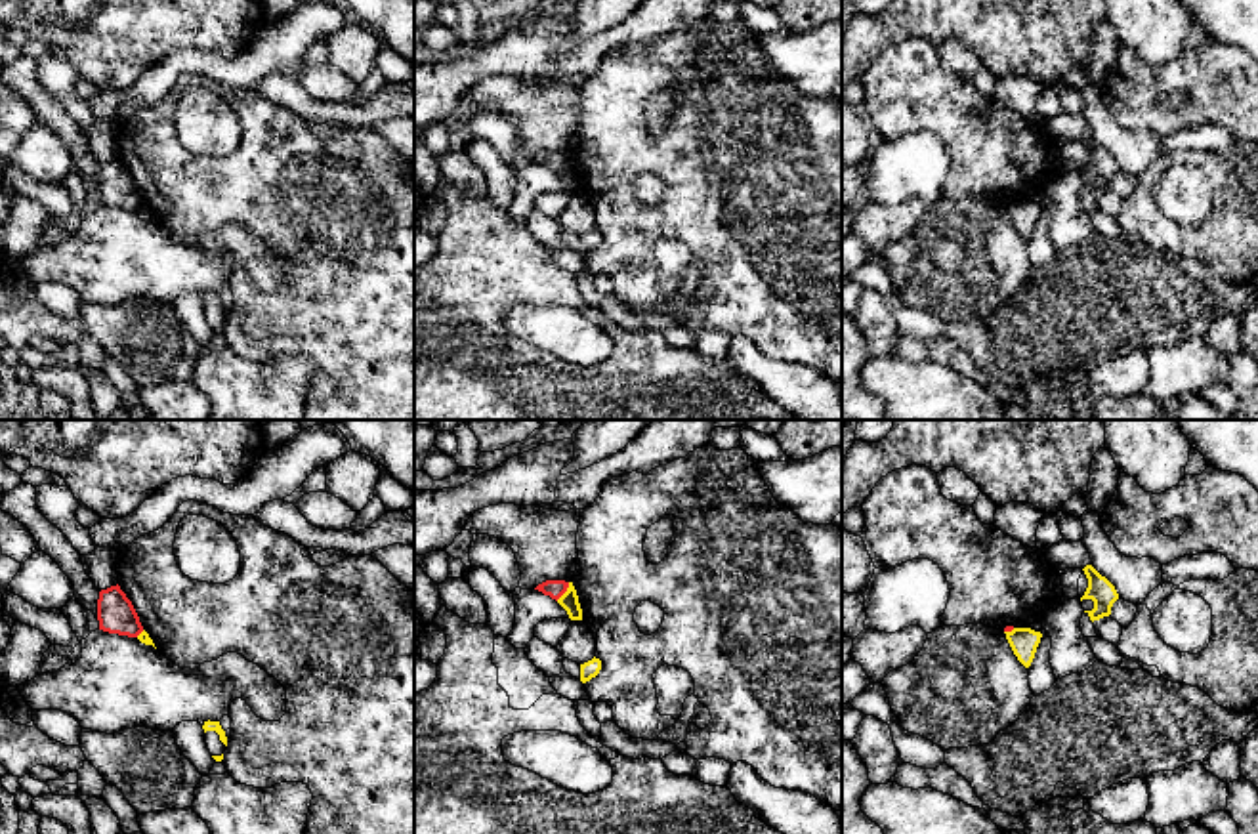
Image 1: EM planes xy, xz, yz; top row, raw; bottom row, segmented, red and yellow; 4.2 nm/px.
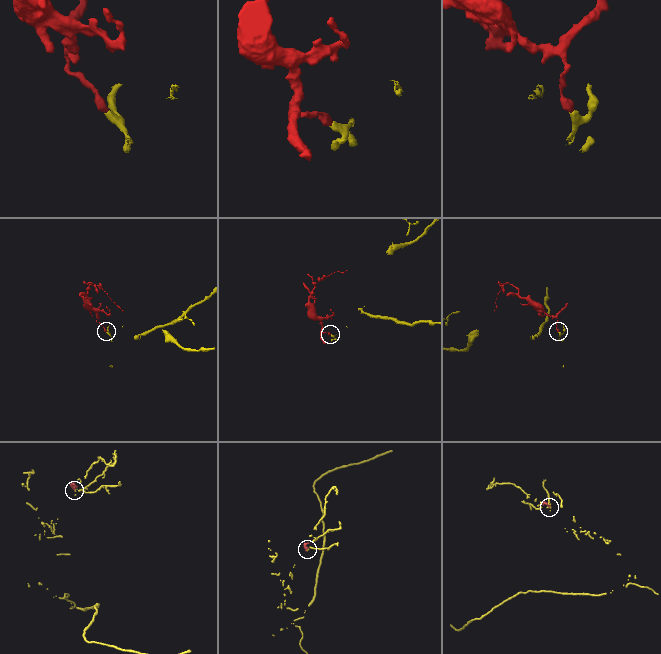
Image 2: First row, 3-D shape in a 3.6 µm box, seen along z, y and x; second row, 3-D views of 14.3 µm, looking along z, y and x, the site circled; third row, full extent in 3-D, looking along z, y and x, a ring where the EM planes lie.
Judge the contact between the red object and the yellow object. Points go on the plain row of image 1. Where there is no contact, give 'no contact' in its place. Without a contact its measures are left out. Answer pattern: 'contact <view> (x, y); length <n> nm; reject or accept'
contact xz (564, 165); length 100 nm; reject

